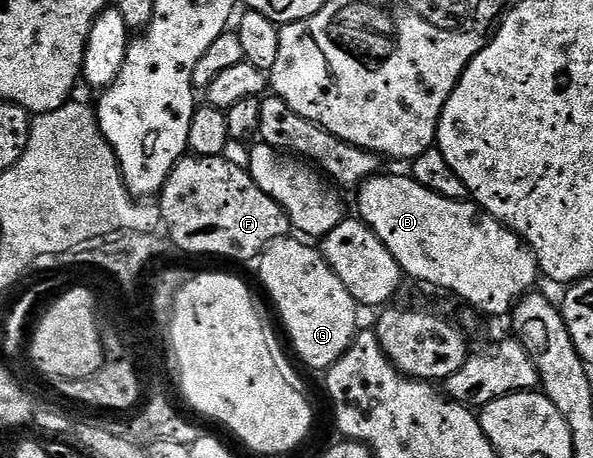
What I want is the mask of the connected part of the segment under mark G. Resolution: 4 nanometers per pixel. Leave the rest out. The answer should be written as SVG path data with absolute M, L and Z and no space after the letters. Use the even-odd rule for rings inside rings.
M298 237L272 241L256 260L258 275L290 334L294 351L310 367L331 367L350 348L360 330L360 308L344 289L344 281L326 264L317 246L309 247Z

